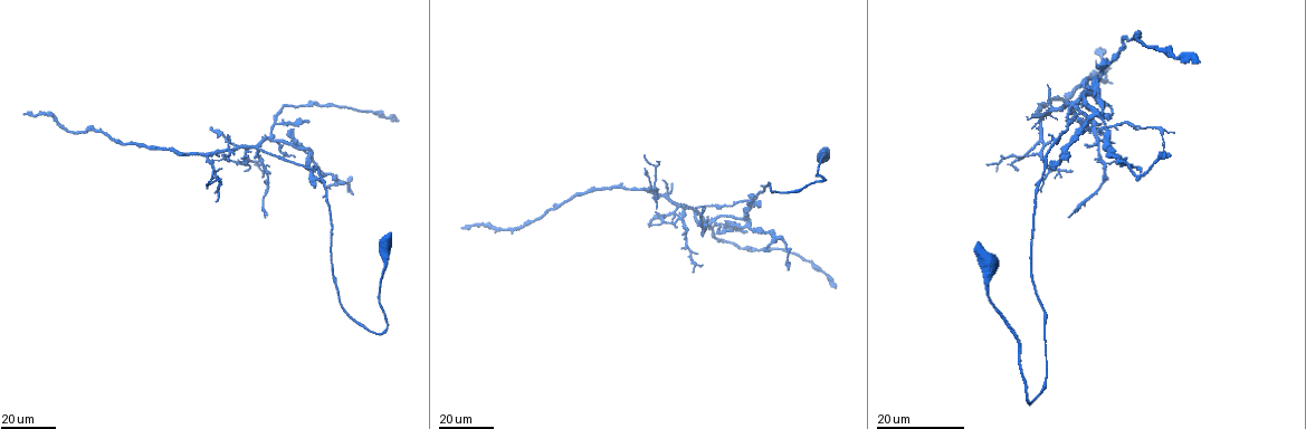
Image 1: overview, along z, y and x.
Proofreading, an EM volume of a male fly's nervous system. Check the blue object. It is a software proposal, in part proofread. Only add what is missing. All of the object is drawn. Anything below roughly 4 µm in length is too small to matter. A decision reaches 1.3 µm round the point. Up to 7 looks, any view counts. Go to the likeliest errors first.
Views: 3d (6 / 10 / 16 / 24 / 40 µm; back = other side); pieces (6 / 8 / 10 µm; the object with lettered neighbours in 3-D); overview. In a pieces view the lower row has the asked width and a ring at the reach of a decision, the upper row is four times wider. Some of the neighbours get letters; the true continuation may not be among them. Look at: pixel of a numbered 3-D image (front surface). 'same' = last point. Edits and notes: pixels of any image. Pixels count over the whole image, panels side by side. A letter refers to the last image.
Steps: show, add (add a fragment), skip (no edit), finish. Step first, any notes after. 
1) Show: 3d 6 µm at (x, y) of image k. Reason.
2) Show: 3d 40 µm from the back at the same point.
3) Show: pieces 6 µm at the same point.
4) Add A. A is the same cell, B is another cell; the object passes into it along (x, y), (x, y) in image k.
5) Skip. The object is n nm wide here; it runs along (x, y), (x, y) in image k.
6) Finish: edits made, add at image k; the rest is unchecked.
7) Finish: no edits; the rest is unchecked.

Show: 3d 16 µm at (213, 127) of image 1. End of a long branch.

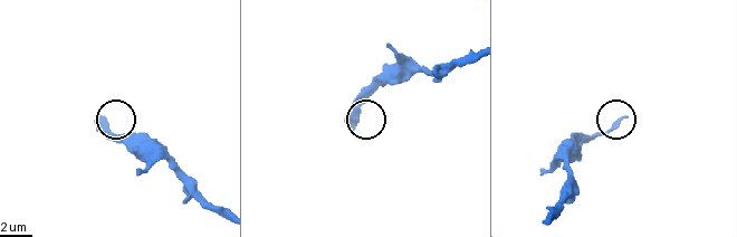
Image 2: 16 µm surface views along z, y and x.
Show: pieces 10 µm at (103, 117) of image 2.

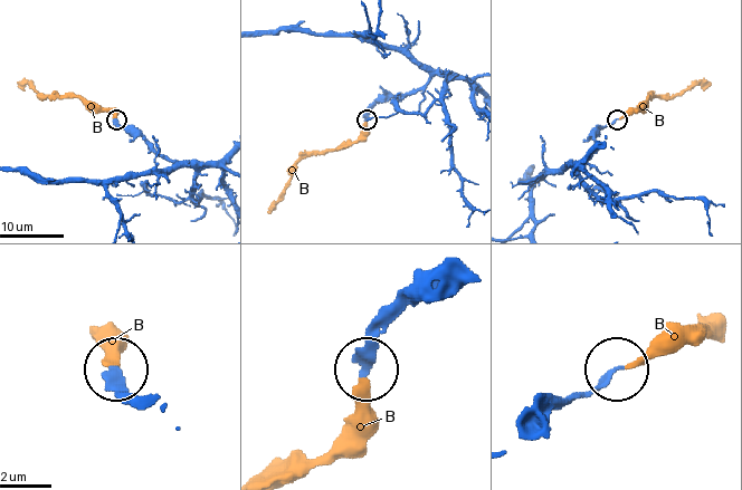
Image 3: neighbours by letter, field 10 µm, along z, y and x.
Add B. B is the same cell; the object passes into it along (403, 310), (361, 376), (354, 423), (315, 458), (265, 470) in image 3; the cell continues.

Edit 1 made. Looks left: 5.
Show: overview. Redraw.

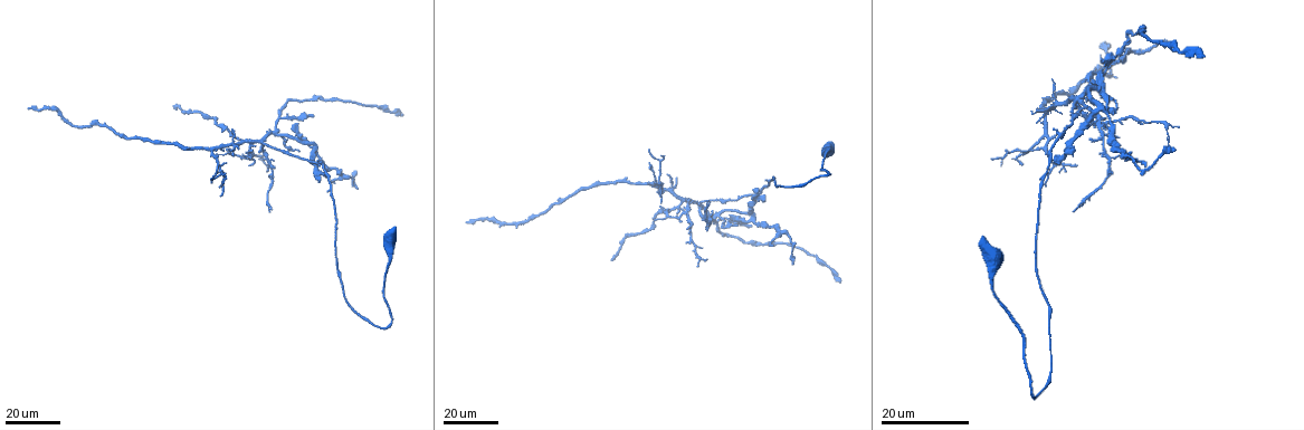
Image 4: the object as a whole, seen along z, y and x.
Show: 3d 24 µm at (648, 167) of image 4.

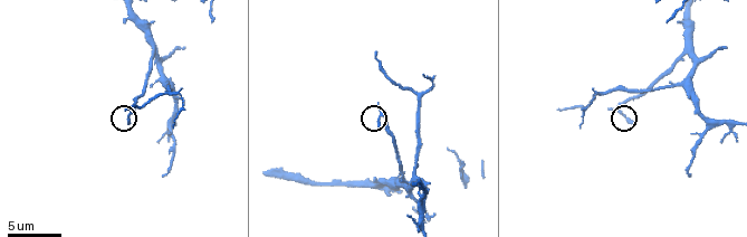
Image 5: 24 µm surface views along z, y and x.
Show: pieces 8 µm at (632, 121) of image 5.

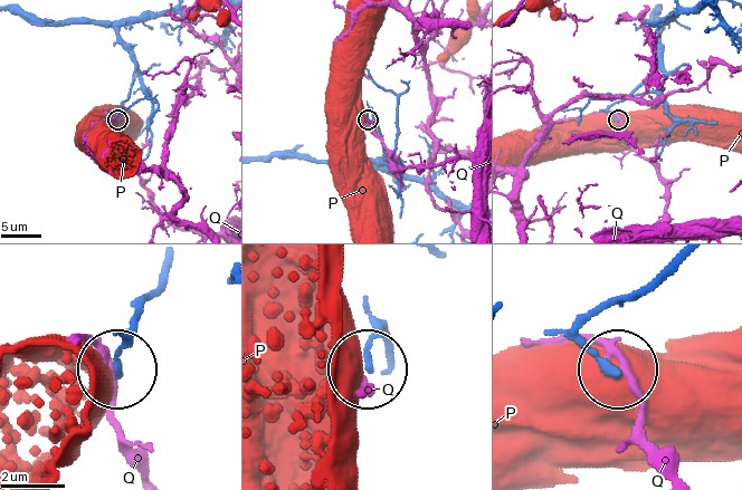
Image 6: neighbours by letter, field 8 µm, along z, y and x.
Skip. P and Q are other cells; it runs along (663, 269), (582, 325), (582, 340), (612, 370) in image 6; no lettered fragment goes on from it.

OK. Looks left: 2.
Show: 3d 24 µm at (688, 228) of image 4. An open end.

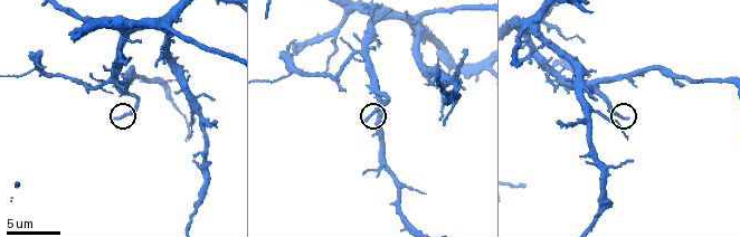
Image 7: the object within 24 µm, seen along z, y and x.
Show: pieces 10 µm at (626, 117) of image 7.

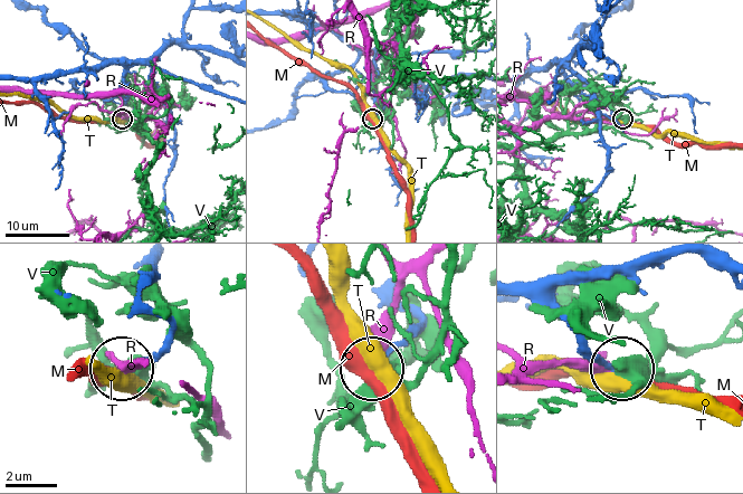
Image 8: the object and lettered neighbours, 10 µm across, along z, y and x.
Skip. M, R, T and V are other cells; no lettered fragment goes on from it.

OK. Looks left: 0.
Finish: edits made, add at image 3; the rest is unchecked.

